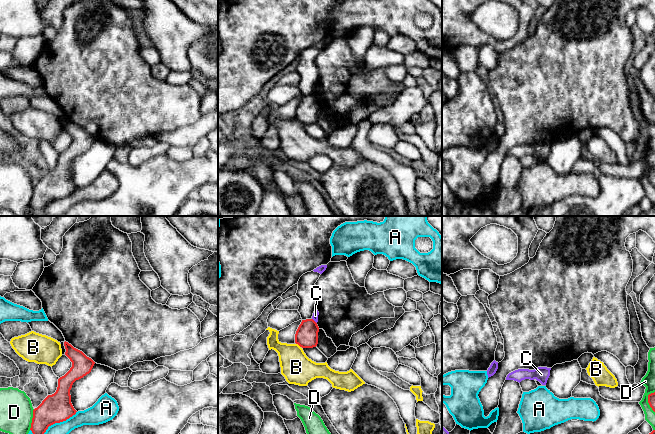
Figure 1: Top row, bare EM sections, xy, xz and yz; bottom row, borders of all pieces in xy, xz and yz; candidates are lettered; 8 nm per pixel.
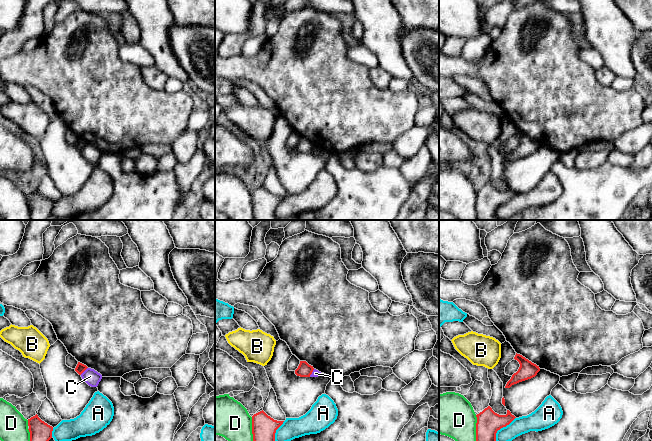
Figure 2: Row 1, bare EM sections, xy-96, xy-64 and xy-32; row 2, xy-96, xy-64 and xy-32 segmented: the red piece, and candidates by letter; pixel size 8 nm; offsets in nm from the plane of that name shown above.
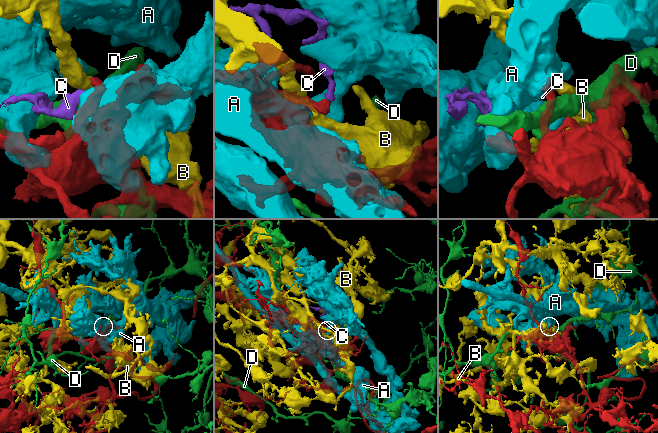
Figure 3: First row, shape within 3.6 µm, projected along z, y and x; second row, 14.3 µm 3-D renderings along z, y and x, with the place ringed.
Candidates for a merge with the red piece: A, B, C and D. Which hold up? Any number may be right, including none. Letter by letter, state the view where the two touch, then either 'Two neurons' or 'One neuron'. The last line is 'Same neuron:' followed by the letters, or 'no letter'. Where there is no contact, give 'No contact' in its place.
A: Touches red in xy. Two neurons
B: Touches red in xz. Two neurons
C: Touches red in xz. Two neurons
D: Touches red in yz. Two neurons
Same neuron: no letter

